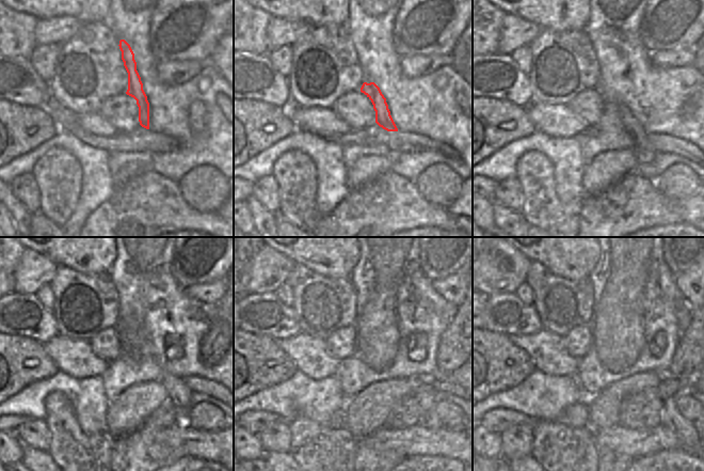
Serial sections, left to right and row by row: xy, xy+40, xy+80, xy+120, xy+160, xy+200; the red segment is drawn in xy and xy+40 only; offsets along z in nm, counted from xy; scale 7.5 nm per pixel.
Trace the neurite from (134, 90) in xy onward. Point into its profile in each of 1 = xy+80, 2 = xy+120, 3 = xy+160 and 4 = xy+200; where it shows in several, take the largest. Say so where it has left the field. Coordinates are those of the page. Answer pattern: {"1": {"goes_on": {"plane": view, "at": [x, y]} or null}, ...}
{"1": {"goes_on": {"plane": "xy+80", "at": [629, 124]}}, "2": {"goes_on": {"plane": "xy+120", "at": [179, 394]}}, "3": {"goes_on": {"plane": "xy+160", "at": [424, 392]}}, "4": {"goes_on": {"plane": "xy+200", "at": [687, 430]}}}

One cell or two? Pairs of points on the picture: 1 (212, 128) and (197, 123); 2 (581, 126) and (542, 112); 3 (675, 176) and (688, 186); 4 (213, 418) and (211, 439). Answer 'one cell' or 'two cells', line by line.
1: two cells
2: one cell
3: one cell
4: two cells

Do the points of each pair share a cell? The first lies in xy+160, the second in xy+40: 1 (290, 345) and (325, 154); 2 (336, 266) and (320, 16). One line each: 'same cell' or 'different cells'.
1: different cells
2: same cell

